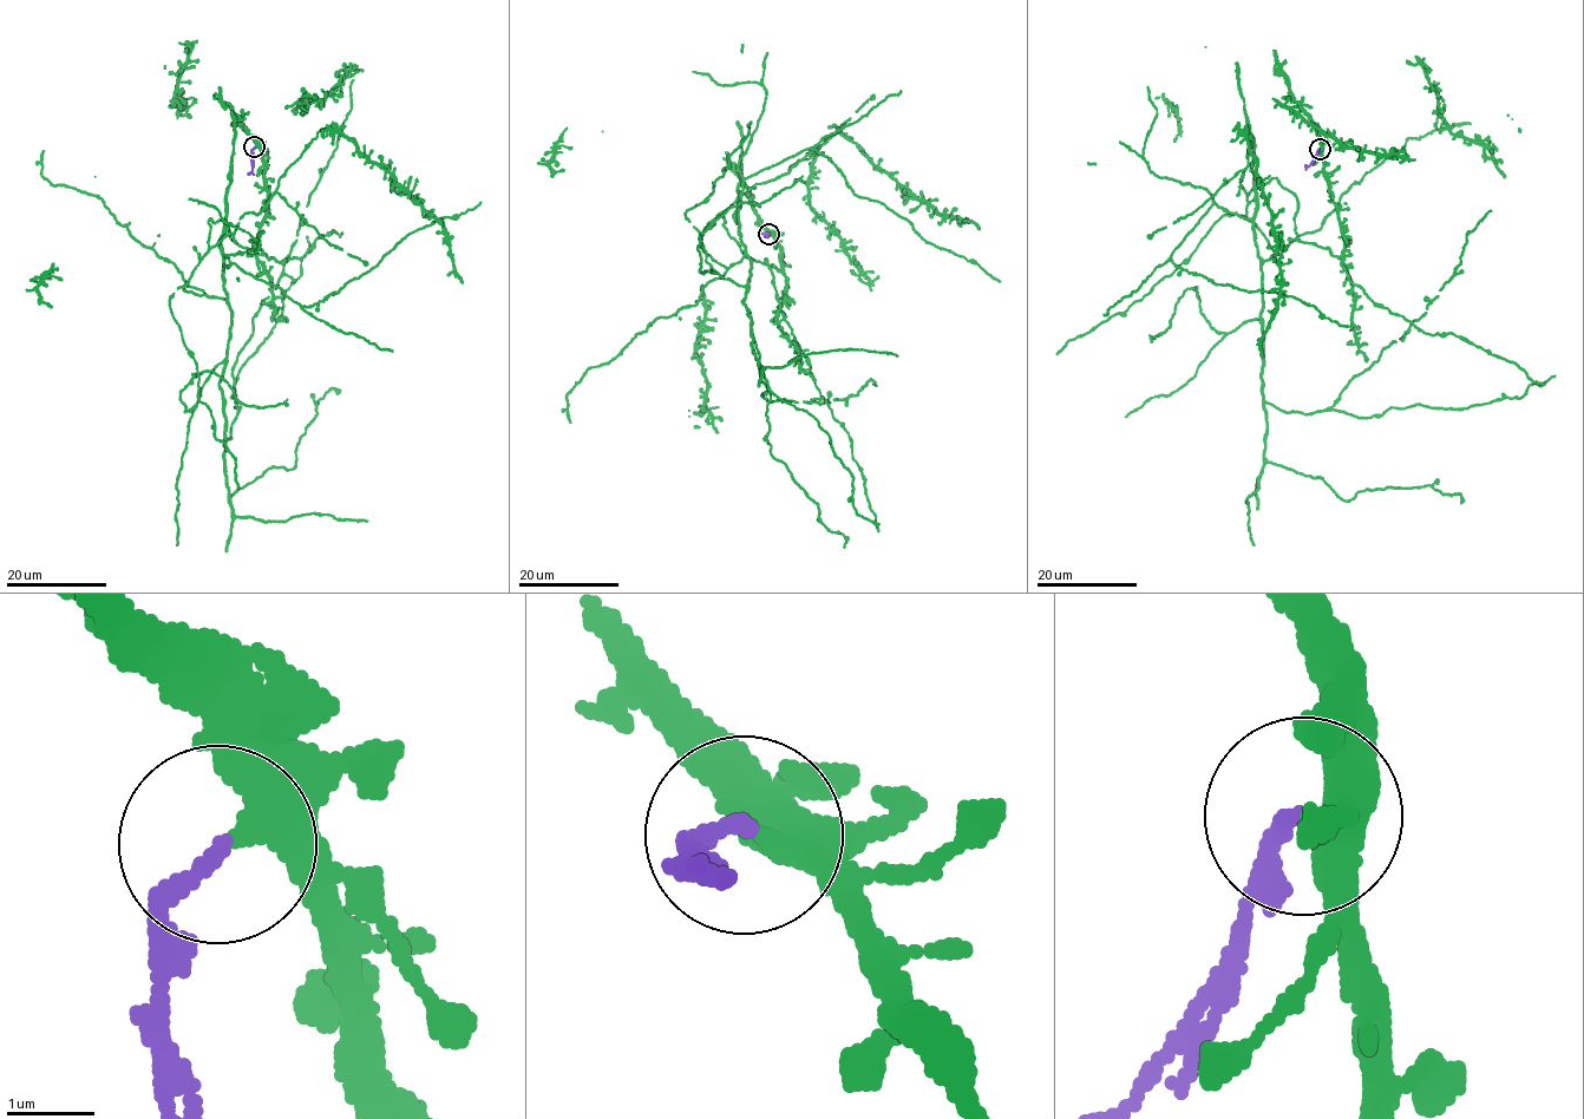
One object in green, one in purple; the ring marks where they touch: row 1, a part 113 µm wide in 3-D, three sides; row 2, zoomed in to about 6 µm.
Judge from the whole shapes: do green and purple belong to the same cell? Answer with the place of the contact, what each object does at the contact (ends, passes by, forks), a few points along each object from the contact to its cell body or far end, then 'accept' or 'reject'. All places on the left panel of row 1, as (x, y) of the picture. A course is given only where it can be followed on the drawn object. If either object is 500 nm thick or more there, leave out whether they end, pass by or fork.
at (254, 146); green passes by; purple ends there; green runs (255, 146), (259, 246), (209, 220), (183, 289), (231, 312), (224, 438), (306, 236); purple runs (255, 146), (248, 175); reject

